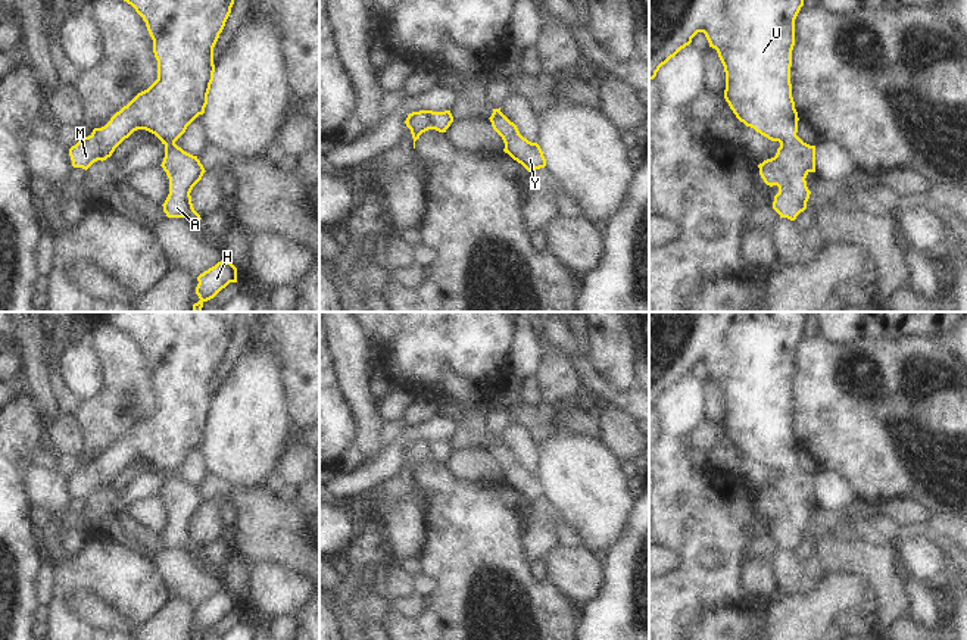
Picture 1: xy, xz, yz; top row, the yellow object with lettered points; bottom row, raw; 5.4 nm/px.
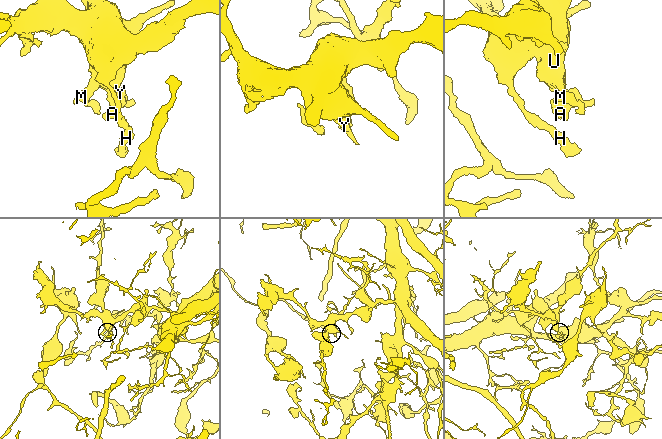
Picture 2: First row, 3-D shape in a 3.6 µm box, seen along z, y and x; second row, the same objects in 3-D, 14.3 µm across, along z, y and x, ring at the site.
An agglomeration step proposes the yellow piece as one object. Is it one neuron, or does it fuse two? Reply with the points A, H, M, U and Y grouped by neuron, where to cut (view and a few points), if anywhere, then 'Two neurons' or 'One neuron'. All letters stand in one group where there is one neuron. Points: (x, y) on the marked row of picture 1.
Groups: A H M U Y. No split. One neuron.

